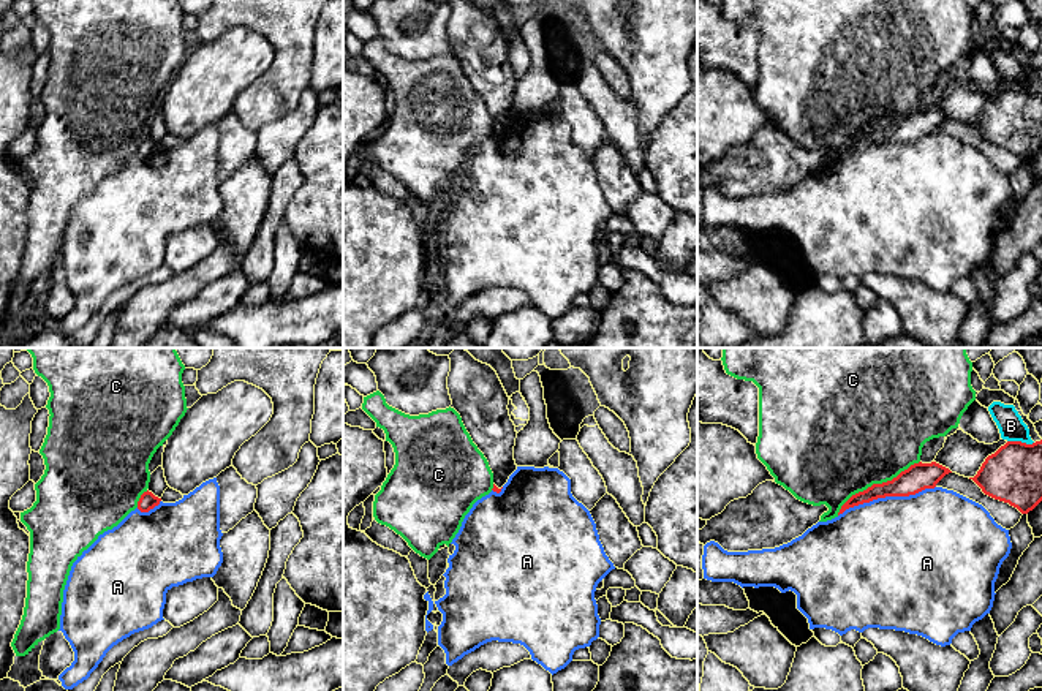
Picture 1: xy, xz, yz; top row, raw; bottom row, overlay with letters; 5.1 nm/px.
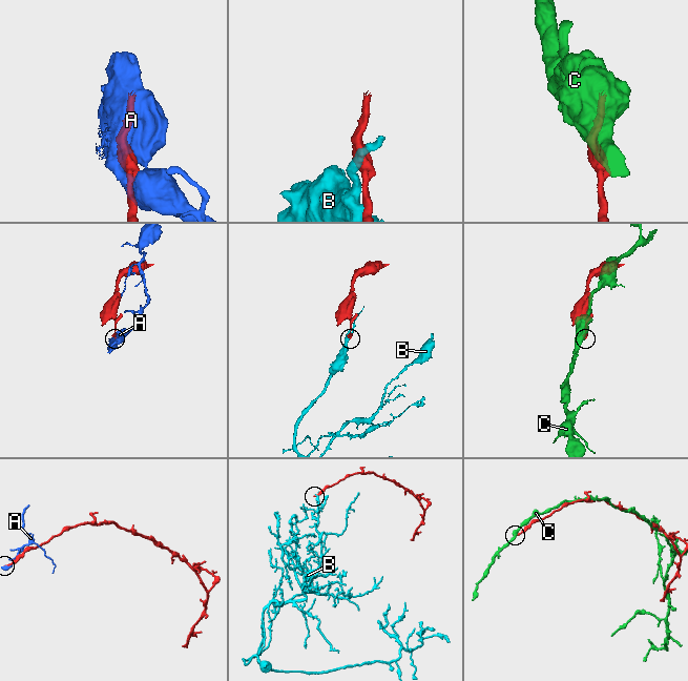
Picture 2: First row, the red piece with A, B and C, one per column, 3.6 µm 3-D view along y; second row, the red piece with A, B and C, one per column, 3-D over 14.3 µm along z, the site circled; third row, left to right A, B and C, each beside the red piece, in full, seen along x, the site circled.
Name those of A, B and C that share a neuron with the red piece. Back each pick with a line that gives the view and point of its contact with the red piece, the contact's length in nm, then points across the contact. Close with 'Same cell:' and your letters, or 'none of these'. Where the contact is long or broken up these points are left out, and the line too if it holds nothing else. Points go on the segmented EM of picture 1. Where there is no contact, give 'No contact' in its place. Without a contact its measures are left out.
Same cell: none of these

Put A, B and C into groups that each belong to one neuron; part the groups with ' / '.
A / B / C

